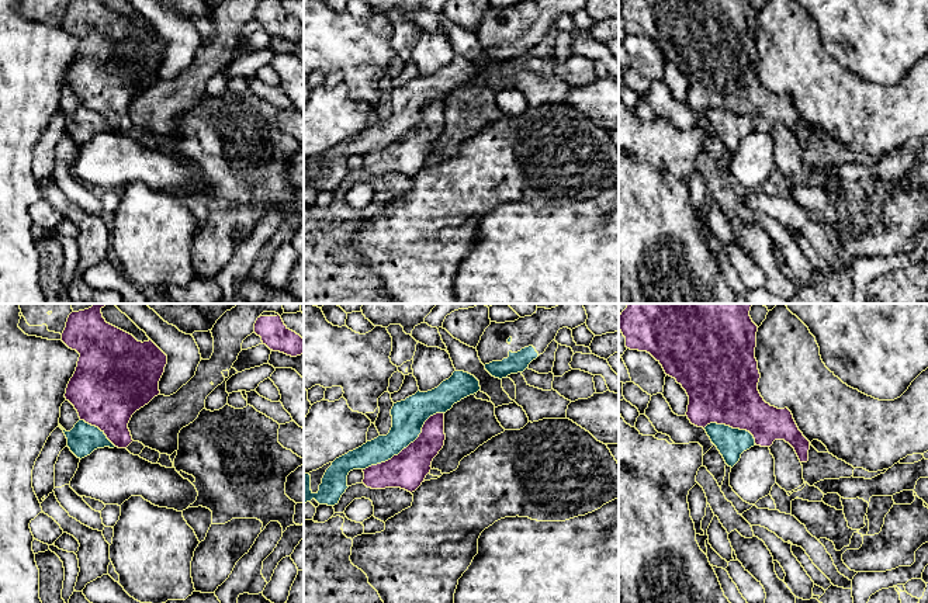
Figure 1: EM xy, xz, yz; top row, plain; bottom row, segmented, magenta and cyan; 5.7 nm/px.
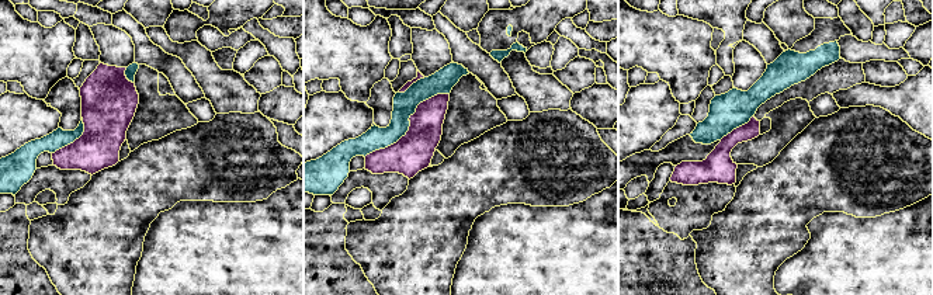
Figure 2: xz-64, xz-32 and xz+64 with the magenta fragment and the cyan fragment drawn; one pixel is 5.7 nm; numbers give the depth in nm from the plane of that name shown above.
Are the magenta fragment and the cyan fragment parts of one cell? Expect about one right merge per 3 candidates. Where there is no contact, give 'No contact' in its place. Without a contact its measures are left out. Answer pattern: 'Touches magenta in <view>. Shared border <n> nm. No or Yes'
Touches magenta in xz. Shared border 550 nm. No

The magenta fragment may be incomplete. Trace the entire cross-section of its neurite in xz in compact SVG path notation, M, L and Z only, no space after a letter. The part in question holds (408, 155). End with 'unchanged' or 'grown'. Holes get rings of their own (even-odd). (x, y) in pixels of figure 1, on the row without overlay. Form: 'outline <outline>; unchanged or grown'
outline M436 98L425 107L419 122L398 141L363 155L363 169L371 174L401 173L415 177L430 157L444 125L444 98Z; unchanged

